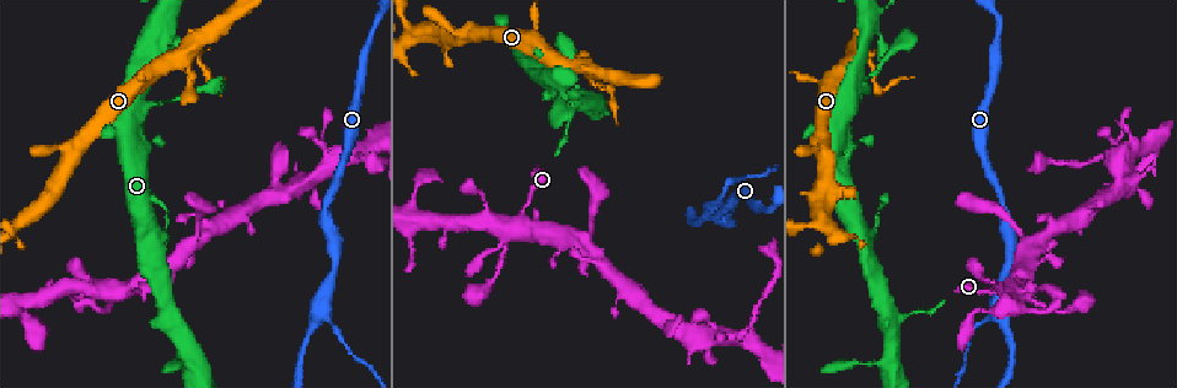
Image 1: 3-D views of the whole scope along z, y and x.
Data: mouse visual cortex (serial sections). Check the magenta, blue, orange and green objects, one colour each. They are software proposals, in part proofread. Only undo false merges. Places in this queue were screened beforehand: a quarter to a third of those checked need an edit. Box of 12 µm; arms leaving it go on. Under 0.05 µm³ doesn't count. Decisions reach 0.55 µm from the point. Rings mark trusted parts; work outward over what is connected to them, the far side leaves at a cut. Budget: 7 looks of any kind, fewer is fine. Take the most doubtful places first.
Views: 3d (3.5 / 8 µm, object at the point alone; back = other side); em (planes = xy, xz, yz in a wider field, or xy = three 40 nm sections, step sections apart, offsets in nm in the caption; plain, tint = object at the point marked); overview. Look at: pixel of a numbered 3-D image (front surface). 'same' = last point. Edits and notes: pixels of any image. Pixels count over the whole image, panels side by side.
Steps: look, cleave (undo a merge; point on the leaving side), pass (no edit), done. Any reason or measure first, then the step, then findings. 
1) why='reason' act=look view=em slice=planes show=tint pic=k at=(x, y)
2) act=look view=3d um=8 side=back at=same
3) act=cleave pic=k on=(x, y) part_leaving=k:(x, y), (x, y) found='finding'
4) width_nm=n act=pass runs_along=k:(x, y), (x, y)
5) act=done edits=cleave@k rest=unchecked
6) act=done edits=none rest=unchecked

why='thin neck' act=look view=3d um=8 pic=1 at=(596, 83)

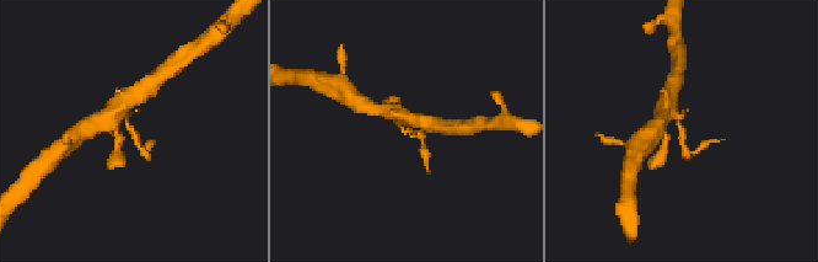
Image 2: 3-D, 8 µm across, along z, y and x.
act=look view=em slice=xy step=1 show=tint pic=2 at=(681, 129)

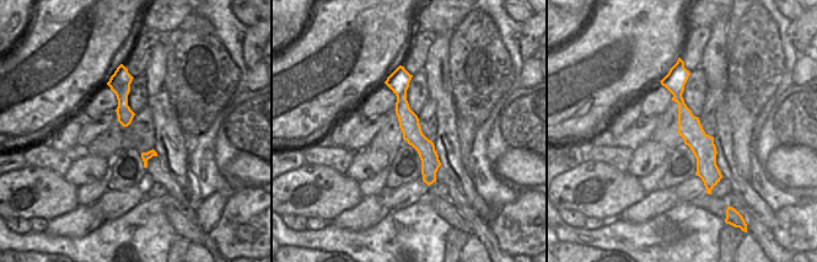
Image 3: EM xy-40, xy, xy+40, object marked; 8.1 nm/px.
width_nm=160 act=cleave pic=2 on=(144, 149) border=3:(406, 92), (397, 116) found='two cells meet here'

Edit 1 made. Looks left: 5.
why='redraw' act=look view=overview

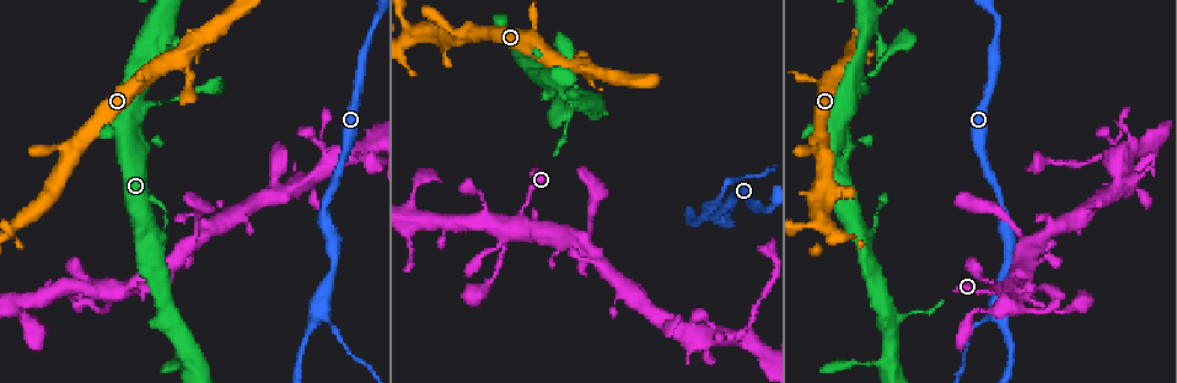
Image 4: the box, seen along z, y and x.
why='thin arm on a thick one' act=look view=3d um=3.5 pic=4 at=(125, 291)

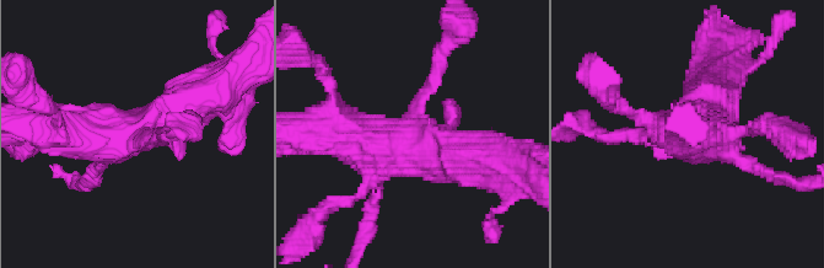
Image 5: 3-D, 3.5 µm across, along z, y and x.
act=look view=em slice=xy step=1 show=tint pic=5 at=(139, 137)

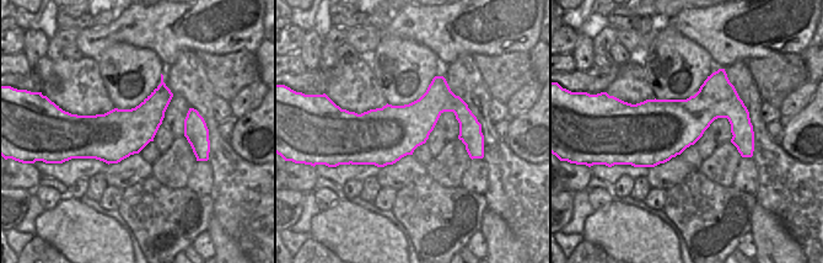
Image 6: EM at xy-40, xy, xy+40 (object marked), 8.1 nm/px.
why='cut it another way' act=look view=em slice=xy step=3 show=tint at=same

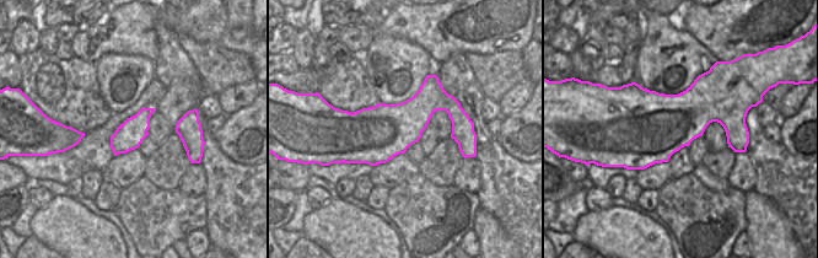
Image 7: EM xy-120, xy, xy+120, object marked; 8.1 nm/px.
width_nm=460 act=pass runs_along=5:(606, 137), (668, 140), (709, 100) found='all the same cell'

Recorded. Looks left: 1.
act=done edits=cleave@2 rest=unchecked

